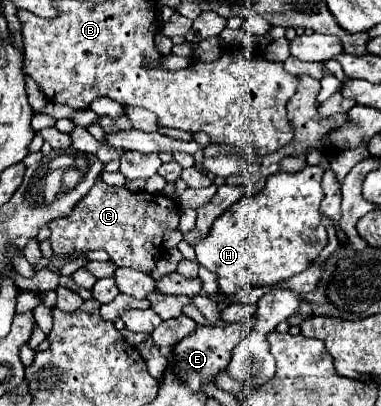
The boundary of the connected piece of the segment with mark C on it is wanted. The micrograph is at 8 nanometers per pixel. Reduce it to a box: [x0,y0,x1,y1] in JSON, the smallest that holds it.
[49,179,179,275]

